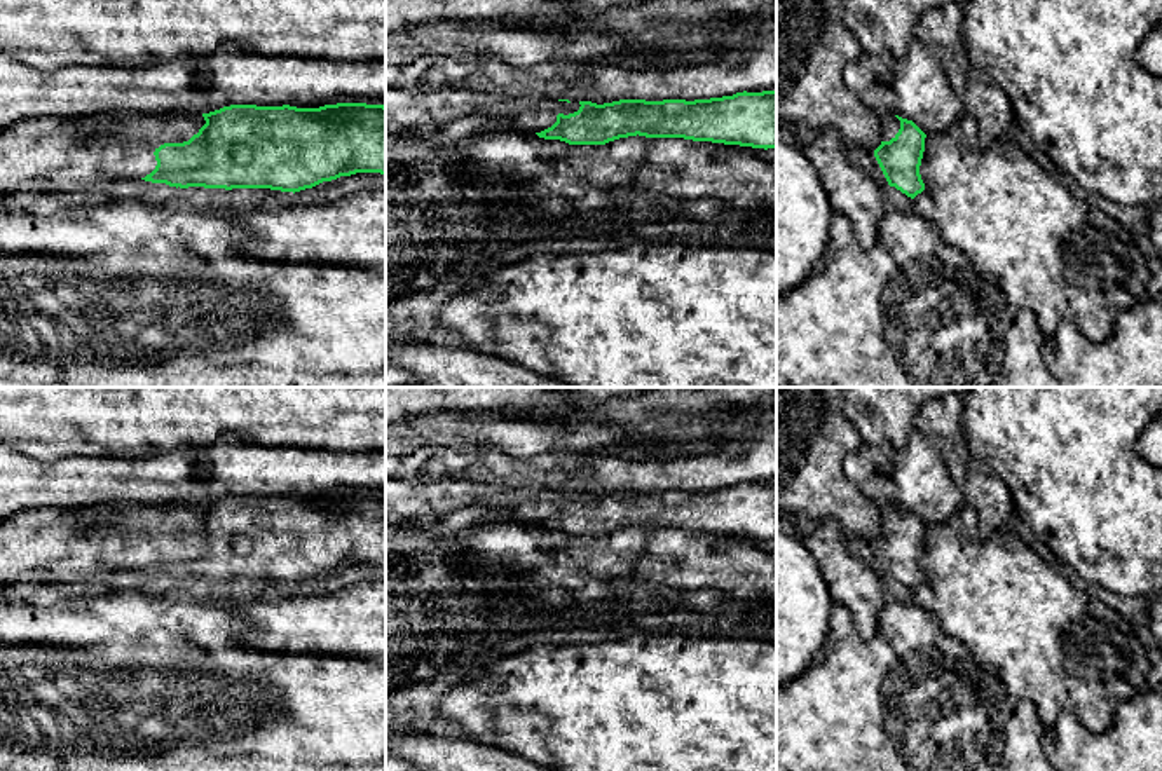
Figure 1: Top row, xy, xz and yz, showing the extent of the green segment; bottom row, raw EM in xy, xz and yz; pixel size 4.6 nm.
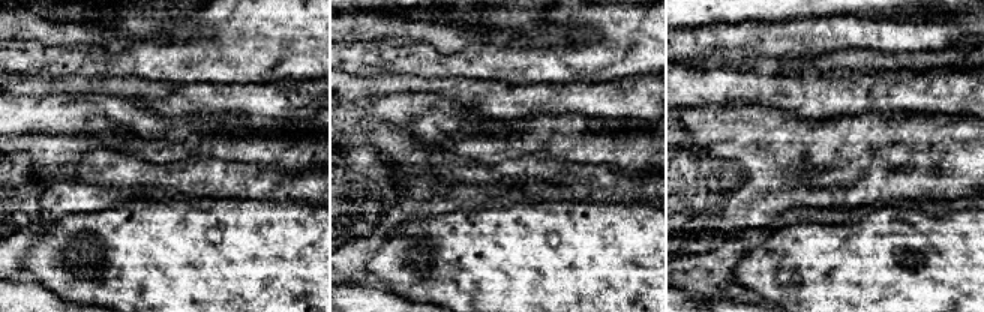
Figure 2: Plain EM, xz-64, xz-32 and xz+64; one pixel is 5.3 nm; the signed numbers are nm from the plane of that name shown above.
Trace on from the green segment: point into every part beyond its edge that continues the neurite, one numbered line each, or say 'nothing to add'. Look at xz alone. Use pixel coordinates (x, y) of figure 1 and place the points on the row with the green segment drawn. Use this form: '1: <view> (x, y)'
1: xz (405, 110)

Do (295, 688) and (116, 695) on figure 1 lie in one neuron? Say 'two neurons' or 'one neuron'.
one neuron

